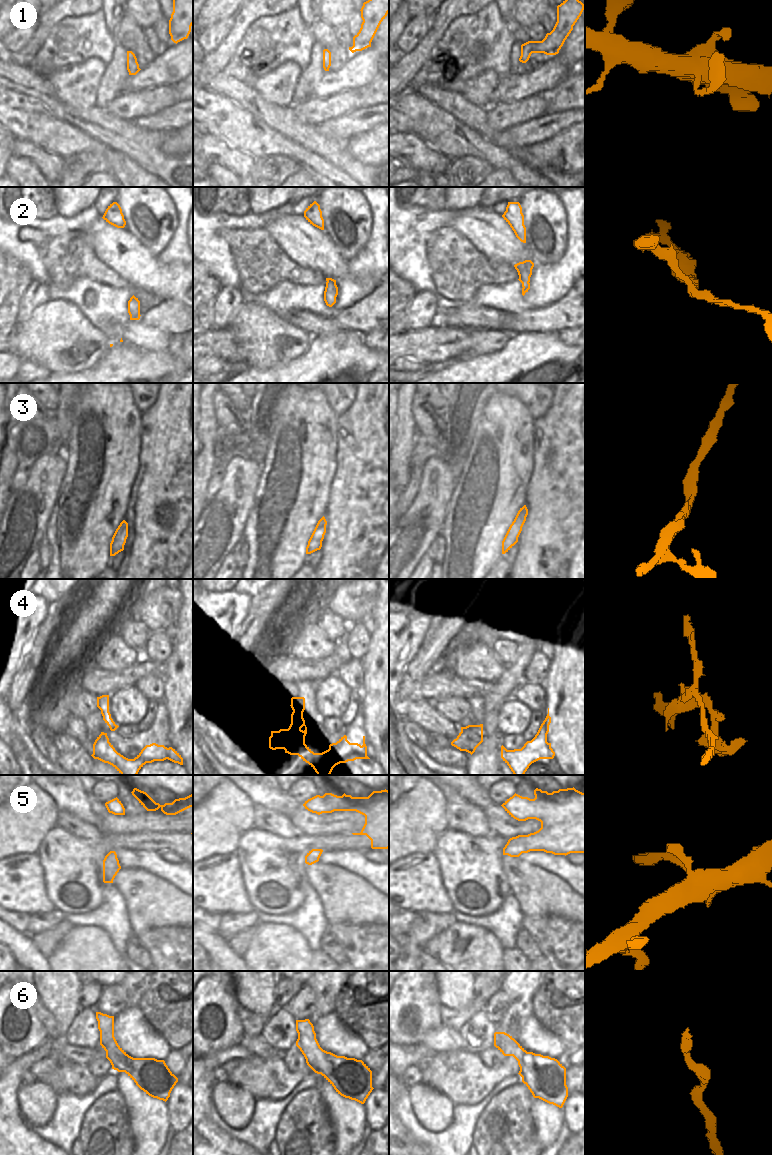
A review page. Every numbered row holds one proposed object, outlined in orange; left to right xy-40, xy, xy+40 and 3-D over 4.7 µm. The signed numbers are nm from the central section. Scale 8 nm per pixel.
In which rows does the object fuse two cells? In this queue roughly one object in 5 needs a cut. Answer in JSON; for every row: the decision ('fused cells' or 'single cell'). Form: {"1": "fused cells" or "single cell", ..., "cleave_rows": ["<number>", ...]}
{"1": "single cell", "2": "single cell", "3": "single cell", "4": "fused cells", "5": "single cell", "6": "single cell", "cleave_rows": ["4"]}

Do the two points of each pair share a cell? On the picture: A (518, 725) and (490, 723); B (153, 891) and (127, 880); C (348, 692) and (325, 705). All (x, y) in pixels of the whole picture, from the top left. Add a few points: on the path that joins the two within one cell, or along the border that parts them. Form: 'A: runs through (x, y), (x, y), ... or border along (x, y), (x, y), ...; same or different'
A: border along (504, 701), (499, 712), (499, 730), (504, 735); different
B: runs through (147, 886), (139, 879), (133, 880); same
C: border along (334, 674), (338, 680), (339, 693), (348, 699); different

